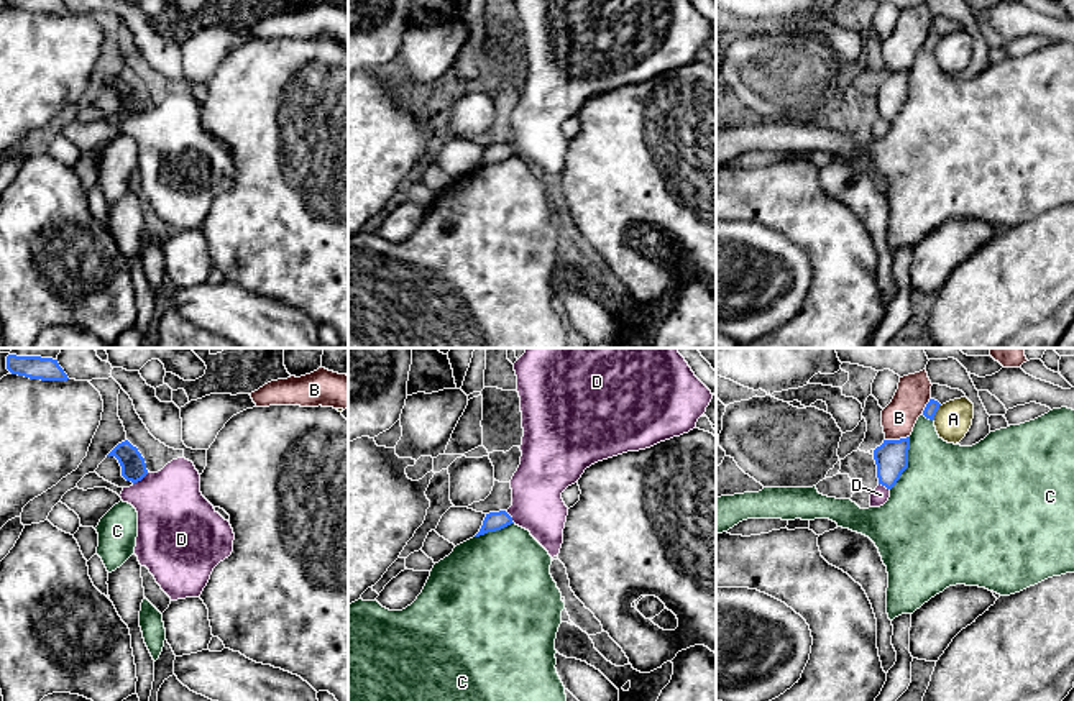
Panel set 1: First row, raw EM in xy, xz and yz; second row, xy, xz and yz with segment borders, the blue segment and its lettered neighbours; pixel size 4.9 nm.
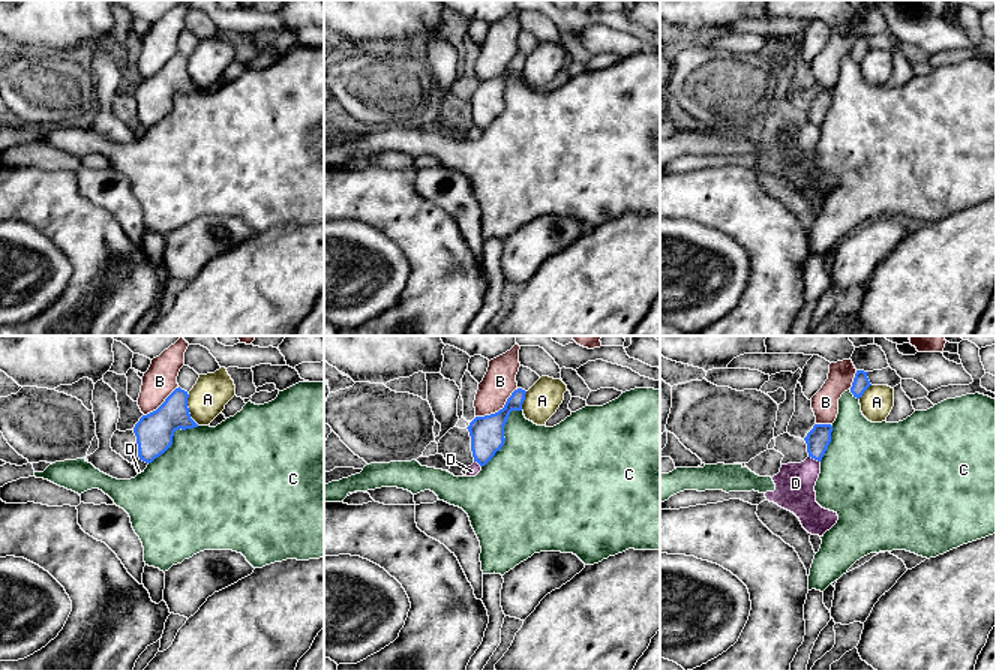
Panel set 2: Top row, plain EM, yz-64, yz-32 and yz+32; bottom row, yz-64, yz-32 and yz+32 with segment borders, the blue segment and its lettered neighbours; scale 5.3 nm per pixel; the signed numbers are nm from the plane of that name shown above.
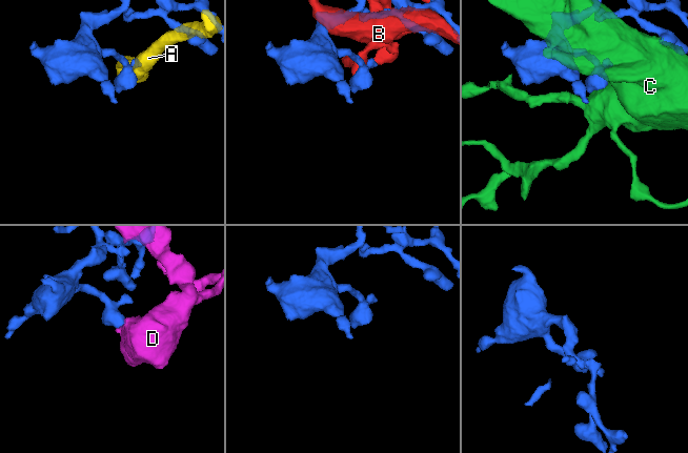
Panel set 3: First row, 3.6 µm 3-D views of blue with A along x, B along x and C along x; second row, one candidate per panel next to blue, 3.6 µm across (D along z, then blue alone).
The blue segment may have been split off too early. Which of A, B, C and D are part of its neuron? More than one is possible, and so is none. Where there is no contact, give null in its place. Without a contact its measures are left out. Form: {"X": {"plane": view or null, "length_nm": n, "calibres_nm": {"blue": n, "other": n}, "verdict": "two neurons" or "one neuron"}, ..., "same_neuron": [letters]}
{"A": {"plane": "yz", "length_nm": 90, "calibres_nm": {"blue": 70, "other": 180}, "verdict": "two neurons"}, "B": {"plane": "yz", "length_nm": 120, "calibres_nm": {"blue": 160, "other": 170}, "verdict": "two neurons"}, "C": {"plane": "yz", "length_nm": 280, "calibres_nm": {"blue": 160, "other": 480}, "verdict": "two neurons"}, "D": {"plane": "xy", "length_nm": 100, "calibres_nm": {"blue": 130, "other": 360}, "verdict": "two neurons"}, "same_neuron": []}

